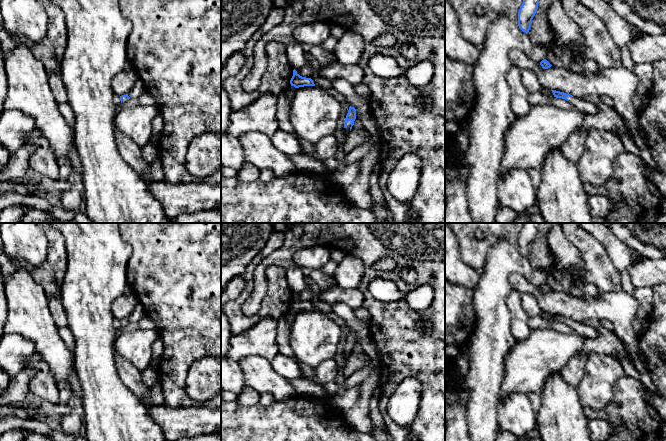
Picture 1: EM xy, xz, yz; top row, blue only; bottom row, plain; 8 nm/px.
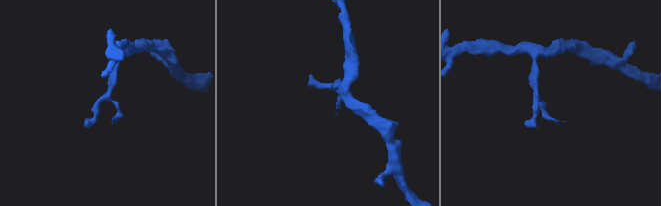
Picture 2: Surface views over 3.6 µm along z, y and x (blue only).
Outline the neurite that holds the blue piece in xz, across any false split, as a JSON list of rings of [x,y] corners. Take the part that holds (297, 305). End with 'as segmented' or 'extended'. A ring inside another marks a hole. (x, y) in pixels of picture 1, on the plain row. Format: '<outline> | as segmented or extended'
[[[295,293],[293,294],[293,300],[290,304],[290,308],[295,312],[304,311],[304,310],[315,310],[311,302],[300,300]]] | as segmented

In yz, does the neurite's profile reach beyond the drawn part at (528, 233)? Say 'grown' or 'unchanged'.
unchanged

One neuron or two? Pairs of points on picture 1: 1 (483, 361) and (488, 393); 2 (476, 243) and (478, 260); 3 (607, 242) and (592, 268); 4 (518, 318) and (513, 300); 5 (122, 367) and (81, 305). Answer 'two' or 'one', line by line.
1: one
2: one
3: two
4: one
5: two

